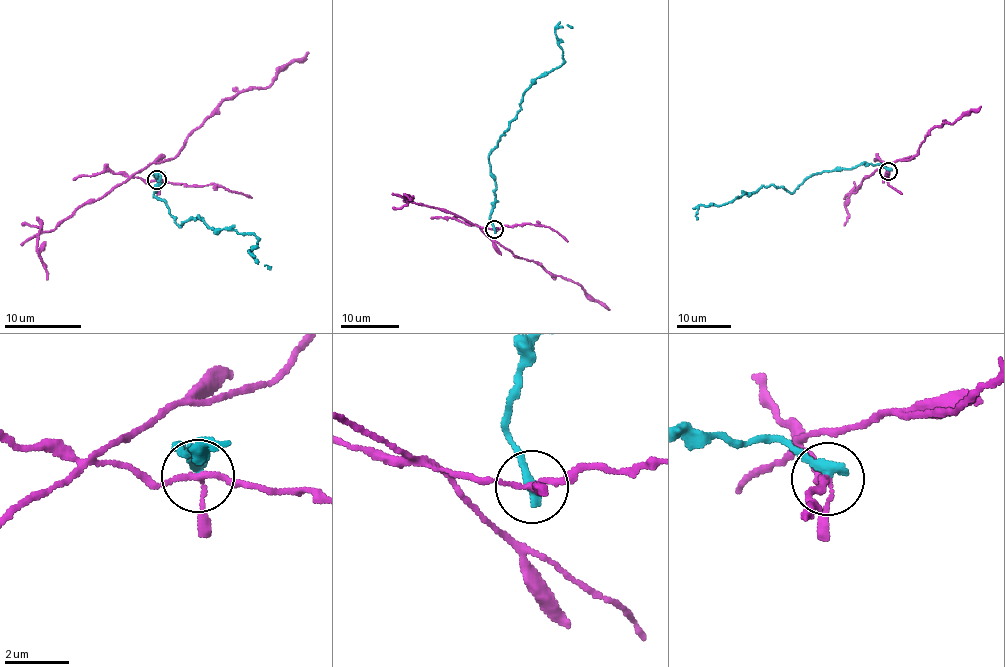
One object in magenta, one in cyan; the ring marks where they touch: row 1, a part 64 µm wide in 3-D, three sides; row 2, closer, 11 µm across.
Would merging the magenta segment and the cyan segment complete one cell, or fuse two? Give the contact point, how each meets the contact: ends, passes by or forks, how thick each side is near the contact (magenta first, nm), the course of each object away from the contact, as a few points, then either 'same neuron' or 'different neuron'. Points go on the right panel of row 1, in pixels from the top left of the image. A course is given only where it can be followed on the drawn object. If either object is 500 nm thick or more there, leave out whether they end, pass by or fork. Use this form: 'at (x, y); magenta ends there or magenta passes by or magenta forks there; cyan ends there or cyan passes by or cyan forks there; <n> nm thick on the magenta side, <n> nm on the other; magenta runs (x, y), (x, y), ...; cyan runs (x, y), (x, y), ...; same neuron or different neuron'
at (888, 171); magenta forks there; cyan ends there; 150 nm thick on the magenta side, 360 nm on the other; magenta runs (889, 171), (885, 165), (907, 160), (918, 152), (936, 126), (952, 123), (981, 106); cyan runs (889, 171), (878, 164), (858, 165), (817, 172), (793, 192), (760, 186), (723, 204), (699, 205), (697, 219); different neuron

